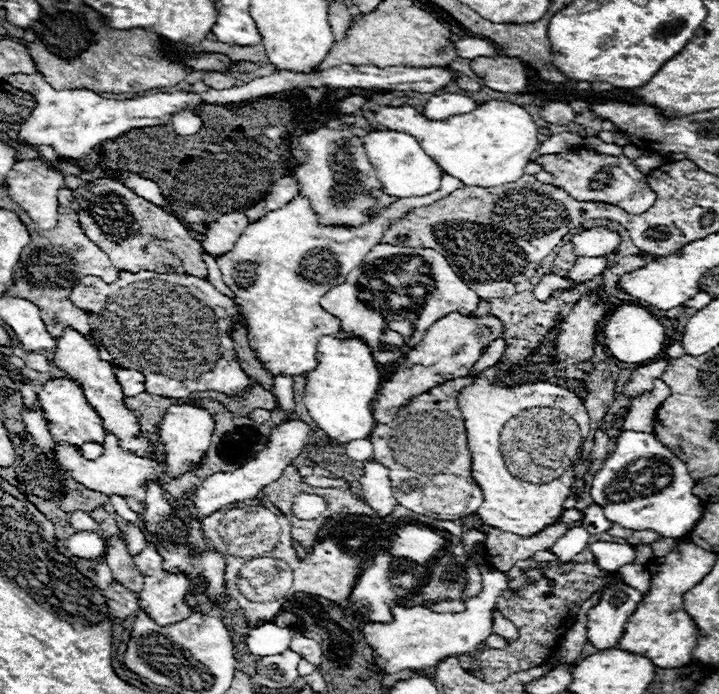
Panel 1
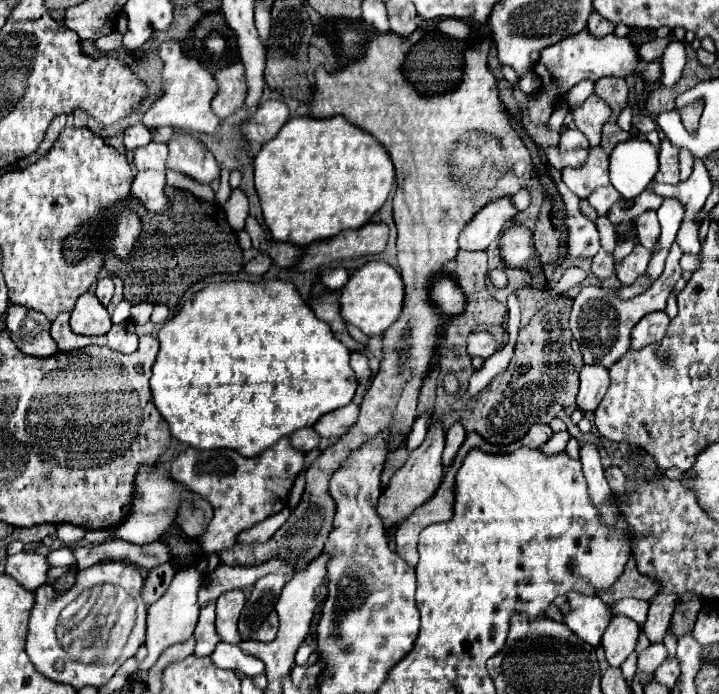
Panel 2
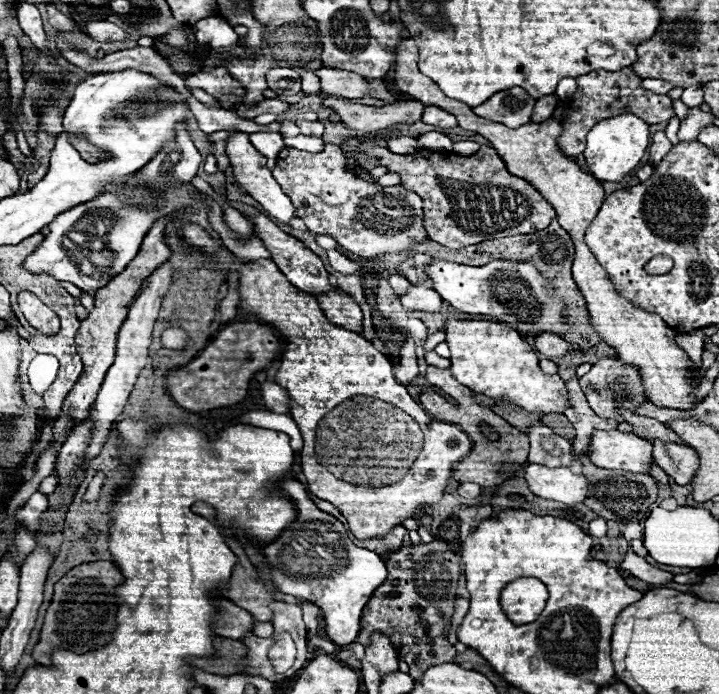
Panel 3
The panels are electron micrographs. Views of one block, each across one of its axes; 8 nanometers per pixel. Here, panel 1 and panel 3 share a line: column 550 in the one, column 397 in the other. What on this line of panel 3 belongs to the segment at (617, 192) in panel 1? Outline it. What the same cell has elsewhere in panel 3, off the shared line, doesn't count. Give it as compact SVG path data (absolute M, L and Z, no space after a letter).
M374 146L366 150L370 160L376 166L386 166L388 172L400 174L400 184L412 192L416 192L424 202L424 228L430 240L448 246L448 248L464 248L468 244L480 244L494 238L514 236L514 234L530 234L546 228L550 220L556 216L554 208L534 190L526 180L512 176L502 158L490 146L482 146L472 156L456 156L452 152L436 152L428 148L418 148L414 154L394 154L384 146Z

